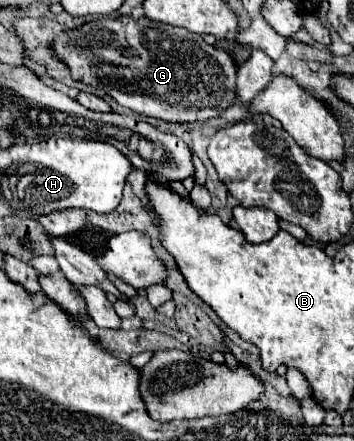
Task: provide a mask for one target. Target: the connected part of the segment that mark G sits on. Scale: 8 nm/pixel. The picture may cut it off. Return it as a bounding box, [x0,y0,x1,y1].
[56,17,238,121]

